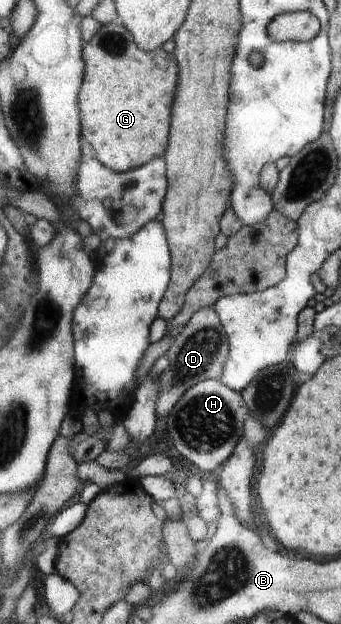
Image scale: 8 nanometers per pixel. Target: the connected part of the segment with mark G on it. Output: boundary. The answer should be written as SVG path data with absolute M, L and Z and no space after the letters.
M122 21L119 23L112 23L101 25L101 29L92 37L91 40L84 43L84 58L86 63L86 72L84 75L84 85L80 91L80 108L81 108L81 121L82 121L82 137L83 142L89 142L96 151L97 159L105 164L109 169L117 173L124 174L125 172L136 170L146 163L153 161L155 158L164 157L168 151L170 144L170 131L172 129L172 109L176 99L176 91L180 81L180 67L174 54L170 54L165 48L159 48L153 51L145 51L138 45L133 34L129 31L128 27Z

